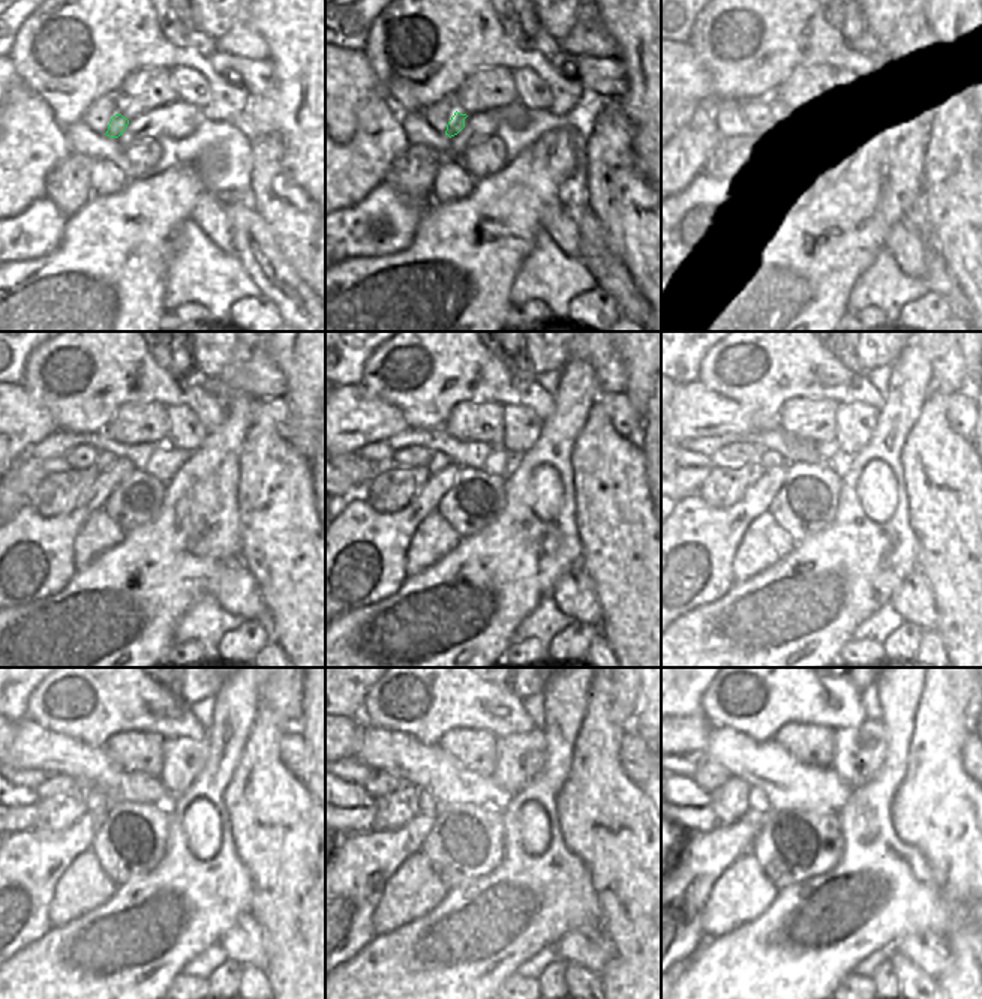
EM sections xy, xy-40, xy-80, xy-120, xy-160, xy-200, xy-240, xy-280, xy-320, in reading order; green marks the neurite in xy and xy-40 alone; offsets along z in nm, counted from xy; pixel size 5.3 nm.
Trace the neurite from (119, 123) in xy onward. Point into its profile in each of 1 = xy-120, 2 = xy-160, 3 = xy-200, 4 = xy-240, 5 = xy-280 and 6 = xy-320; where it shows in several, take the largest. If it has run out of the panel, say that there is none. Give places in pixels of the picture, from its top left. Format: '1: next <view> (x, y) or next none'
1: next xy-120 (104, 461)
2: next xy-160 (438, 461)
3: next xy-200 (769, 459)
4: next xy-240 (95, 798)
5: next xy-280 (428, 804)
6: next xy-320 (759, 803)

